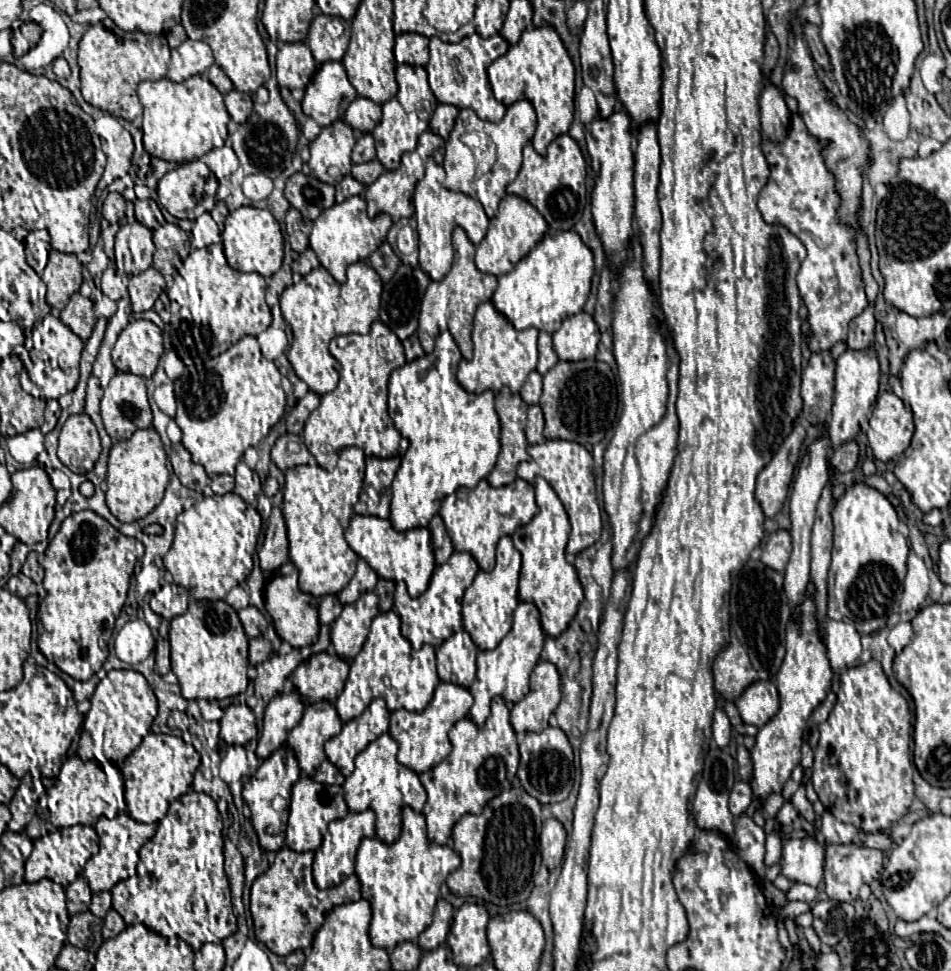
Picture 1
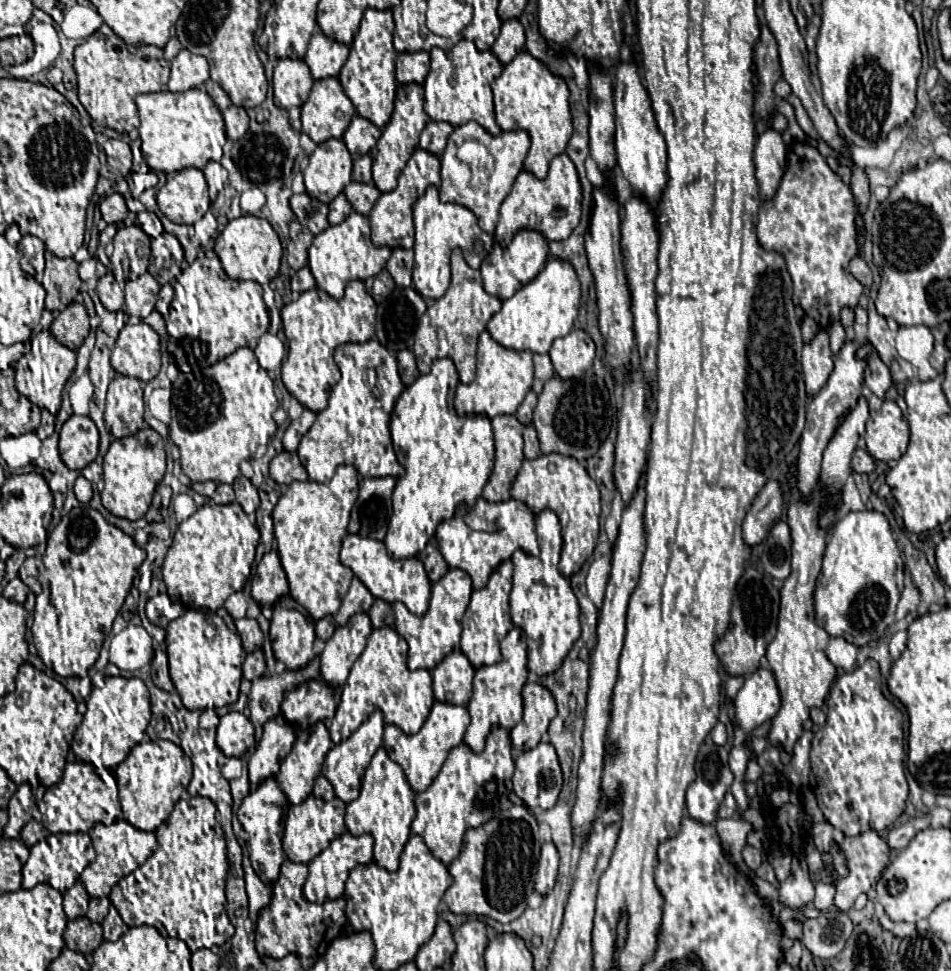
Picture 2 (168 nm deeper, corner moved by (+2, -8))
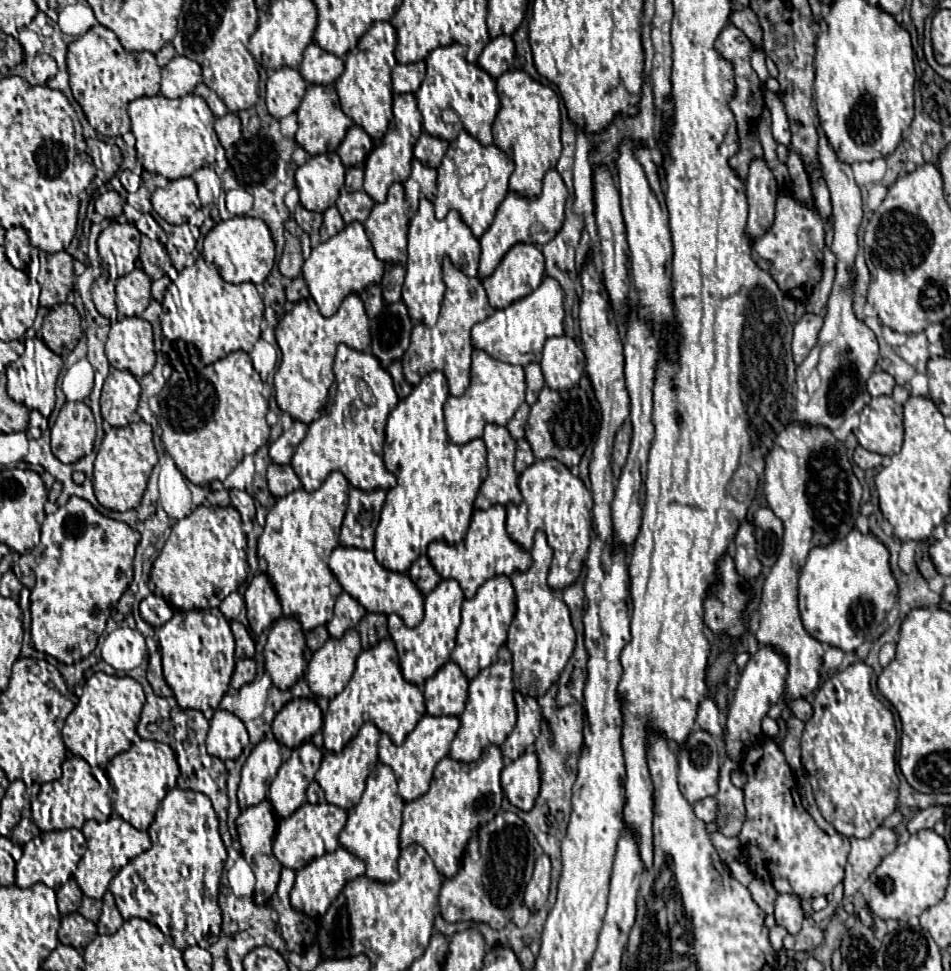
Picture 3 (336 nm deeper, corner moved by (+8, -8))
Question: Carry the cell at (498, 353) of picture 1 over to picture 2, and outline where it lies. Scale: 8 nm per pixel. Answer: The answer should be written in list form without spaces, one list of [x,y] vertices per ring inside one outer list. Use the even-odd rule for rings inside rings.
[[[487,331],[479,337],[477,349],[477,375],[471,385],[459,383],[455,393],[455,409],[461,415],[481,413],[493,419],[495,415],[513,415],[533,383],[533,353],[531,351],[511,351],[501,347],[491,339]]]

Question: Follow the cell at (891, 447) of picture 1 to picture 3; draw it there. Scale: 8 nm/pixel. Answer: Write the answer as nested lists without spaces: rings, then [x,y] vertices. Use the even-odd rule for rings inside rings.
[[[875,397],[861,411],[859,445],[879,455],[895,455],[903,445],[903,419],[895,413],[891,397]]]

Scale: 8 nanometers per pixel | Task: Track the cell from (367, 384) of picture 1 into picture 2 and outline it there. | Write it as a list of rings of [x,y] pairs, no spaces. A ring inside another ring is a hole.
[[[371,339],[367,343],[343,343],[335,349],[335,363],[341,371],[339,383],[333,387],[329,395],[329,405],[317,415],[317,421],[313,427],[303,435],[297,455],[303,463],[303,467],[309,473],[311,481],[317,483],[329,483],[337,465],[353,465],[363,477],[401,477],[405,469],[399,465],[391,433],[389,433],[389,415],[393,411],[393,405],[397,403],[397,397],[403,393],[405,385],[401,383],[401,377],[397,373],[397,359],[391,355],[379,341]]]

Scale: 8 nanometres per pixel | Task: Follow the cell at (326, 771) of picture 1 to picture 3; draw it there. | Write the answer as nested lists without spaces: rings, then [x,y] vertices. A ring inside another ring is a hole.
[[[313,781],[307,789],[307,801],[309,803],[325,803],[325,795],[323,795],[323,789],[319,787],[317,781]]]

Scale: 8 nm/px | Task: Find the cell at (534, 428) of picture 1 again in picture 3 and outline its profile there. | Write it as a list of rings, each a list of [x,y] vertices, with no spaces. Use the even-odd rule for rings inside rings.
[[[517,439],[517,455],[515,455],[515,471],[521,473],[527,465],[531,465],[535,461],[533,451],[529,447],[529,443],[525,439]]]

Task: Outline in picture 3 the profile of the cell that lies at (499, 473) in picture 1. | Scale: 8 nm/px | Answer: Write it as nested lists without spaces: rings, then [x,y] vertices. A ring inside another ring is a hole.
[[[487,423],[483,433],[487,449],[487,479],[481,483],[481,489],[475,499],[477,509],[489,509],[491,505],[519,503],[521,493],[517,489],[517,473],[513,469],[515,459],[515,439],[511,433],[497,423]]]

